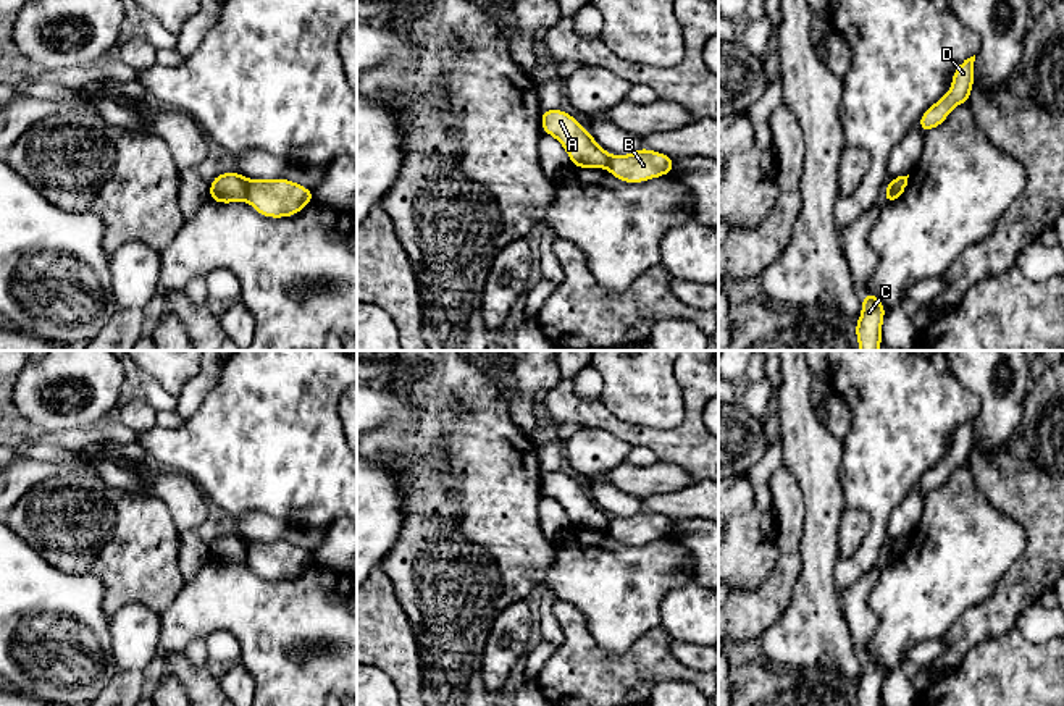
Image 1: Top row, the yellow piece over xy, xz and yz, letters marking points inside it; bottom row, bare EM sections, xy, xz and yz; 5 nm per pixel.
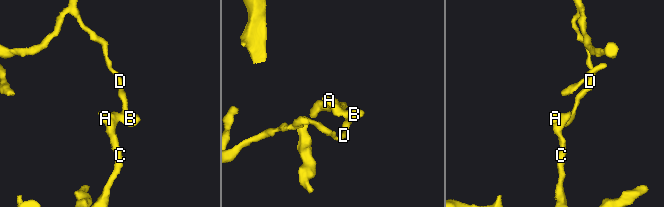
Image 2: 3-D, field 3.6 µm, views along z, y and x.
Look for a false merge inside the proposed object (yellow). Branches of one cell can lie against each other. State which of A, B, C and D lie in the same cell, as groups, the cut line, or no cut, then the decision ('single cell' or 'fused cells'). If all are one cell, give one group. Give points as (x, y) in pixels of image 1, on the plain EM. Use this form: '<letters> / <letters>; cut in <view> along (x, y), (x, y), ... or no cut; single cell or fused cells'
A C / B D; cut in xy along (247, 542), (244, 561); fused cells

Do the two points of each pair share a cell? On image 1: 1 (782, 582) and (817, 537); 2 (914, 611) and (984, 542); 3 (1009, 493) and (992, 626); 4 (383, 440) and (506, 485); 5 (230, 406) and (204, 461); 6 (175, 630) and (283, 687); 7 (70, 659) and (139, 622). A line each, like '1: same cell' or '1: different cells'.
1: different cells
2: same cell
3: same cell
4: same cell
5: same cell
6: same cell
7: different cells

